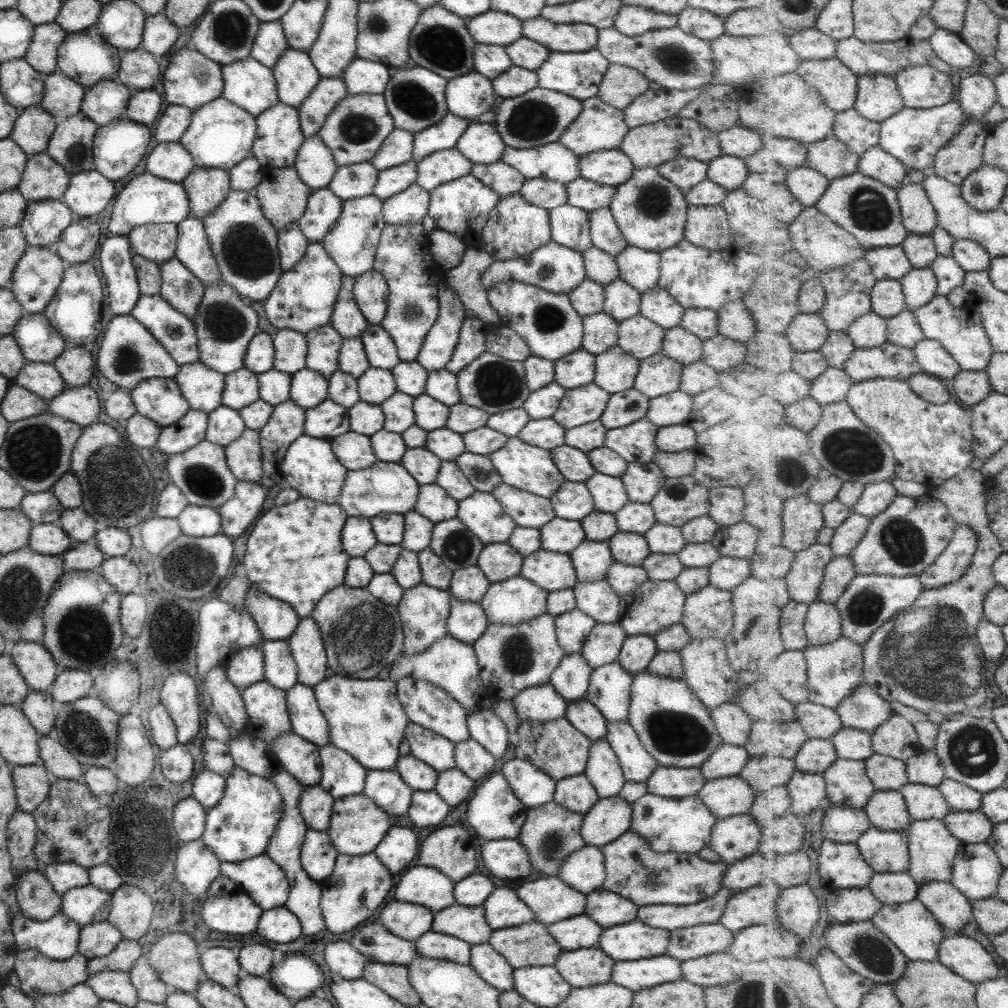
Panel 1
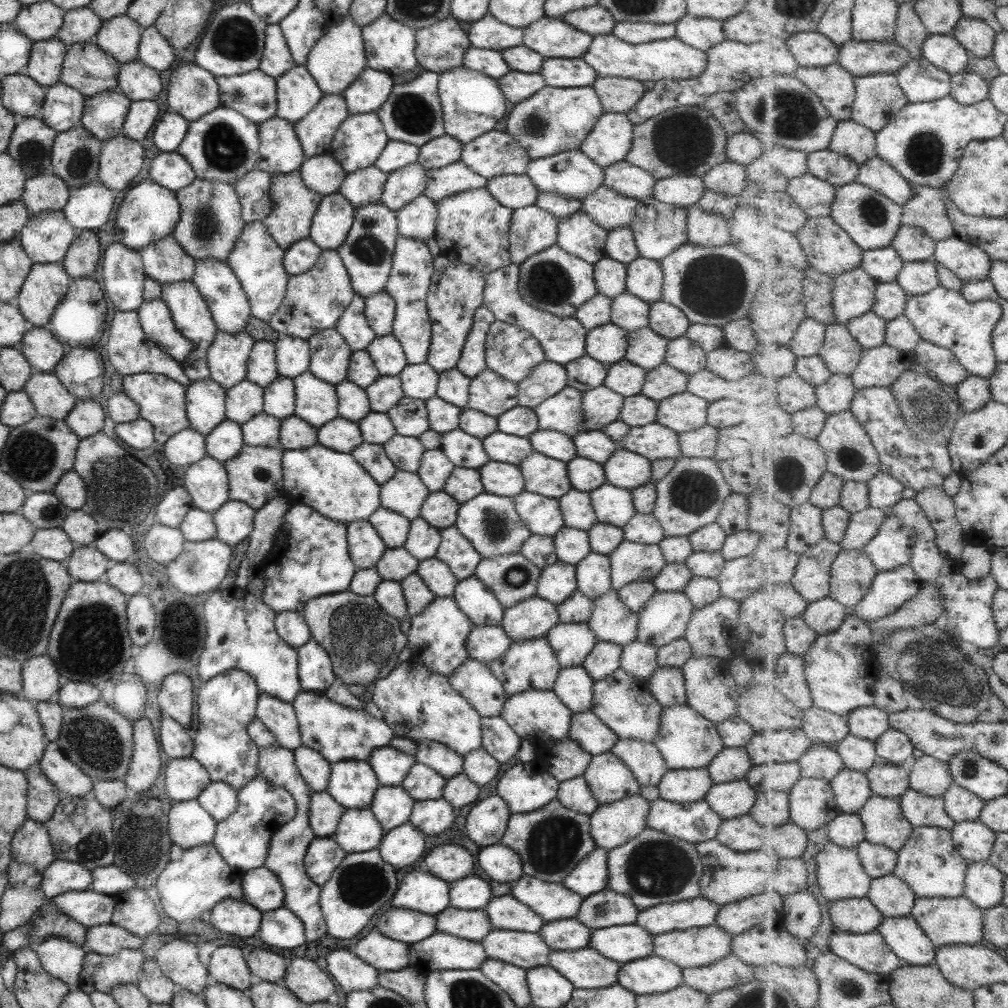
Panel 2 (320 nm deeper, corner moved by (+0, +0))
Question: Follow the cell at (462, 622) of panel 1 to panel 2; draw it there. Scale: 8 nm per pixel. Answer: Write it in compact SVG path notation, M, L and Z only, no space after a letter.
M474 626L467 635L467 641L465 641L465 650L469 659L483 663L485 666L487 663L500 658L511 647L512 640L505 634L501 626Z

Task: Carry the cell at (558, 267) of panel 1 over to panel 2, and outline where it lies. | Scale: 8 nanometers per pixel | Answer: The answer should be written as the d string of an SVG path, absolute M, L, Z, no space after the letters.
M556 244L518 265L517 291L523 303L559 318L573 317L579 306L597 295L592 265L563 252Z

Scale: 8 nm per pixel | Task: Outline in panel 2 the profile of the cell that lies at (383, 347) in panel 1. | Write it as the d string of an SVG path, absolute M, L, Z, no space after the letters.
M392 334L375 337L365 351L381 376L397 377L408 365L401 345Z

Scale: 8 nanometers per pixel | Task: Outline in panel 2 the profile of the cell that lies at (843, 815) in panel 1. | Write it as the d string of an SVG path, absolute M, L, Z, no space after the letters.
M842 813L827 824L830 840L839 846L857 847L866 840L866 826L855 813Z

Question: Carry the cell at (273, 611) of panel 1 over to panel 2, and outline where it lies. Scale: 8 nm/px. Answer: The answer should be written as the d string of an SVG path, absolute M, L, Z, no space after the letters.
M301 612L276 613L274 629L277 637L283 643L286 643L295 650L310 640L310 632Z

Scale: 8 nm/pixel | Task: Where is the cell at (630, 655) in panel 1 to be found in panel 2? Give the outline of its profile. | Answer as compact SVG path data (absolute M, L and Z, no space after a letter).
M635 640L622 648L619 669L637 679L648 680L657 669L656 648Z

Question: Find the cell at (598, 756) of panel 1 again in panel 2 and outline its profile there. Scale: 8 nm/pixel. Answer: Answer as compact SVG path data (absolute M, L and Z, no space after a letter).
M610 750L592 755L582 777L599 805L631 796L640 789L633 774Z

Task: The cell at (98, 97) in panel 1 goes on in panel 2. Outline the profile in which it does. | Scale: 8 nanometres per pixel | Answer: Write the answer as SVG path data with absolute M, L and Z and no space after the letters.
M117 90L84 97L79 124L103 142L121 133L130 104L131 101Z

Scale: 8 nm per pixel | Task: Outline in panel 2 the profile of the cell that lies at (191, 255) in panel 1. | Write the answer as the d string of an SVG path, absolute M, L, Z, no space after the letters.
M209 257L195 260L195 270L190 281L205 301L217 330L231 333L244 331L250 316L249 302L247 302L237 277L231 272L225 261Z

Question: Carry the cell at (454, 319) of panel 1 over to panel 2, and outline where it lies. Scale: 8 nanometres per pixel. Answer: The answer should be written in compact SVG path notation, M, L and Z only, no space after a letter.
M438 254L432 258L433 272L427 290L426 309L430 318L430 345L426 362L436 372L455 369L475 309L482 305L484 275L468 264Z

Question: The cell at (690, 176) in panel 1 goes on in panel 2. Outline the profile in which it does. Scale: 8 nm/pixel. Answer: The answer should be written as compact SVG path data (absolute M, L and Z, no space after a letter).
M674 175L655 182L652 198L679 208L695 205L705 191L702 177Z

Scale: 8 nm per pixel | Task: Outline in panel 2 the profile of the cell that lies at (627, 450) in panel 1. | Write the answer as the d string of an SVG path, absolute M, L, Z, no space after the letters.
M655 422L629 427L619 448L629 450L648 461L663 458L678 459L682 456L678 434Z

